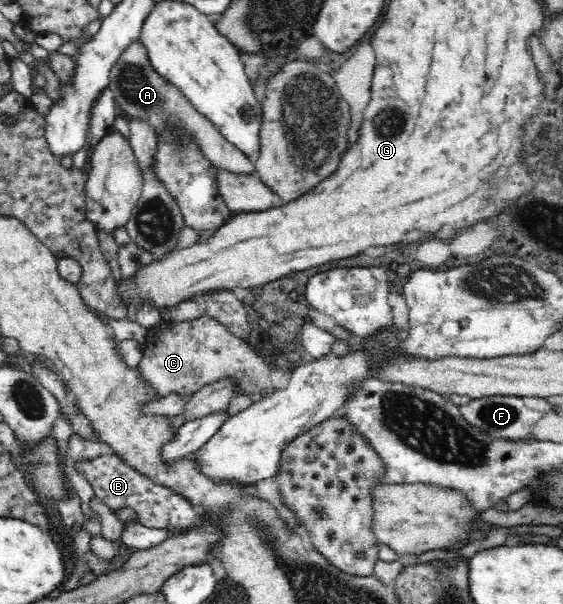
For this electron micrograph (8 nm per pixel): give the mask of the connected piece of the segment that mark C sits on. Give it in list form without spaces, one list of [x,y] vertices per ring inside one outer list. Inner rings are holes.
[[[206,313],[198,319],[164,323],[159,328],[150,329],[145,335],[137,370],[162,398],[170,394],[191,396],[202,387],[224,378],[238,384],[238,395],[259,399],[276,391],[270,378],[270,366],[262,355],[258,355],[245,339],[235,336]]]

